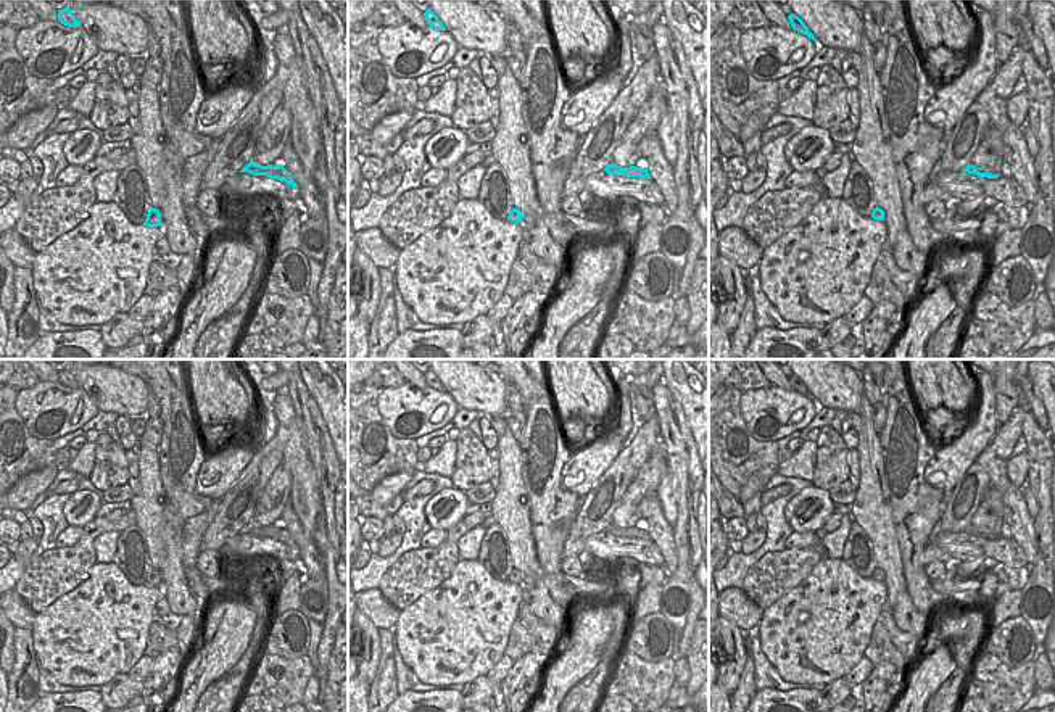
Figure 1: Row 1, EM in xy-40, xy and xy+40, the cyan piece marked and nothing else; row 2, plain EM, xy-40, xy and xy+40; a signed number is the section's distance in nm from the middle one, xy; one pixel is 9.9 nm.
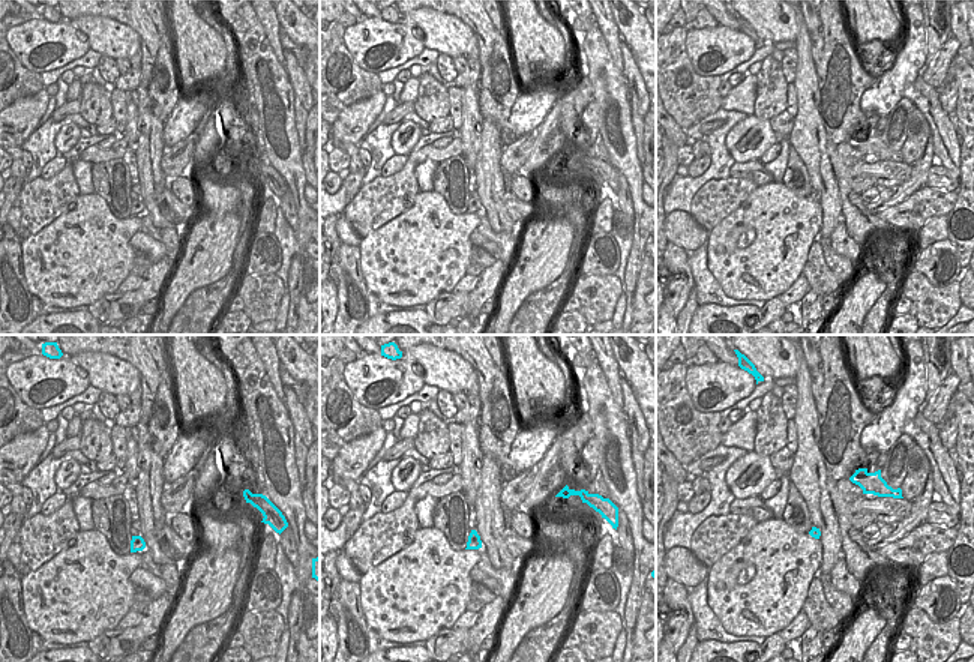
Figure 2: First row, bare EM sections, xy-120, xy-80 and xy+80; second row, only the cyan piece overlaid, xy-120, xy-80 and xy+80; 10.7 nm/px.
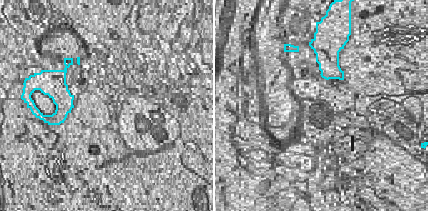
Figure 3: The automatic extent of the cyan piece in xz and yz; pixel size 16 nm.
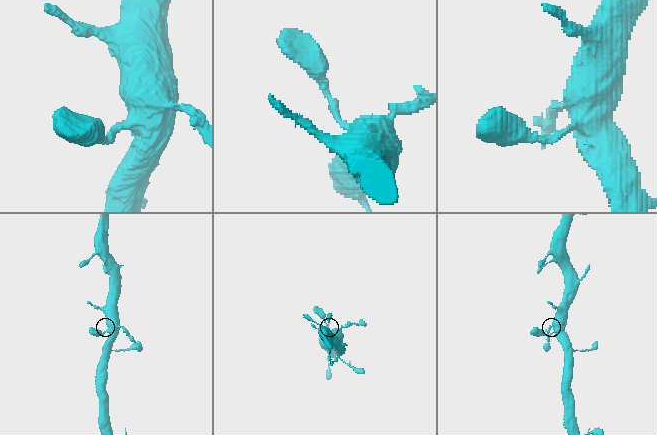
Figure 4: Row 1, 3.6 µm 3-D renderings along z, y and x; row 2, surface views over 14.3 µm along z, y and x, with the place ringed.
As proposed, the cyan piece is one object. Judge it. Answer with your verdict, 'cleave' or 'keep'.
cleave

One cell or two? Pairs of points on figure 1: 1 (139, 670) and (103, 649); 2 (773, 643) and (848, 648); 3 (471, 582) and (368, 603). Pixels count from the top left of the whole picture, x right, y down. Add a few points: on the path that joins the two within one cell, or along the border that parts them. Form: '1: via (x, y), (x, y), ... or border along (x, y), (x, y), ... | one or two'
1: border along (144, 654), (126, 674) | two
2: via (791, 645), (830, 645) | one
3: border along (401, 611), (392, 629) | two

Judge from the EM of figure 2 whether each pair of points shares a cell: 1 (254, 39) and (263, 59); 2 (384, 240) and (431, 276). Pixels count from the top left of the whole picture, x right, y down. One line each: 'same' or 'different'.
1: same
2: same

